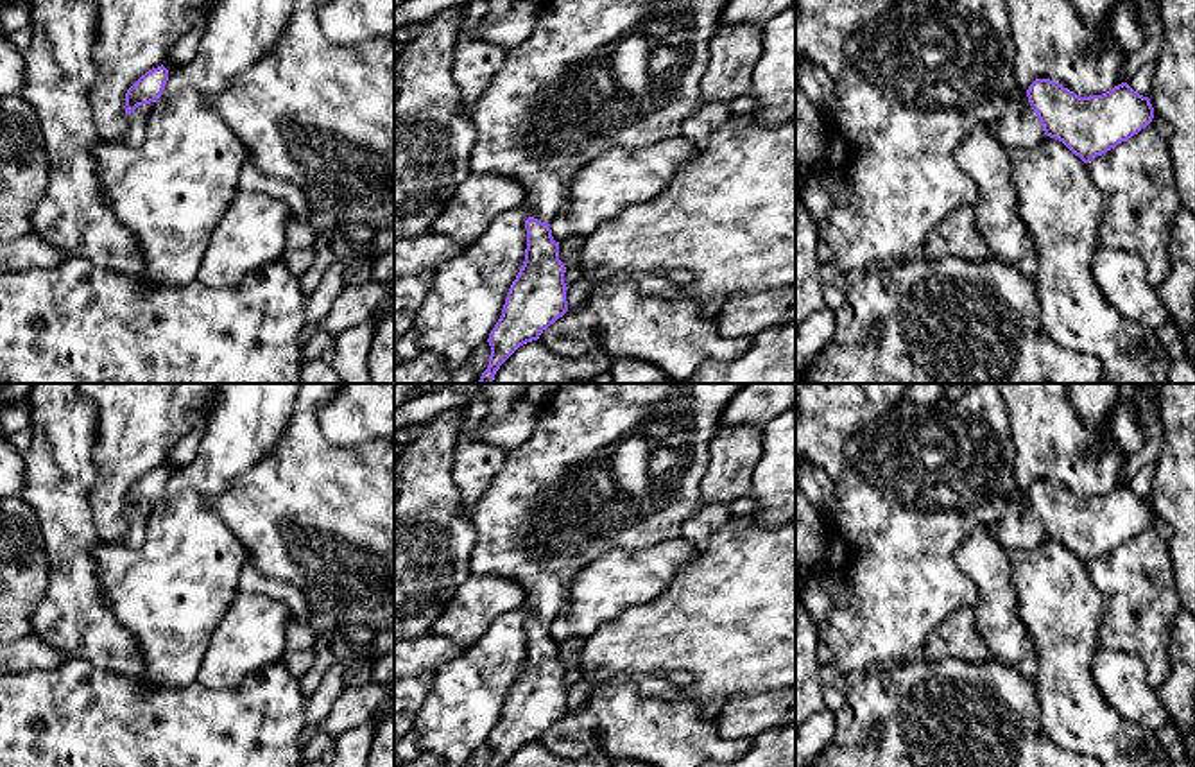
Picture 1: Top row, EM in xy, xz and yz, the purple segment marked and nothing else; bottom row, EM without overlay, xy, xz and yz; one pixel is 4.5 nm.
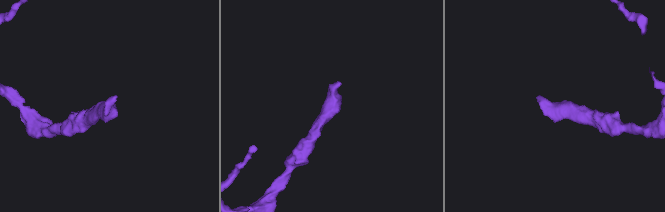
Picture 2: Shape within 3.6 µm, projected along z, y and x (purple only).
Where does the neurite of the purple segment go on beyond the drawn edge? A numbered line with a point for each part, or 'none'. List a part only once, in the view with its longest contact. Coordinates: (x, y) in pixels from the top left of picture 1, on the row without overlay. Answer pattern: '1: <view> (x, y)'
1: yz (919, 479)

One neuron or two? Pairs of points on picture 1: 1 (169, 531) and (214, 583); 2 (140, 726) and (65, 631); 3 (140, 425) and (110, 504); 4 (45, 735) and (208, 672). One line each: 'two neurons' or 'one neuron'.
1: one neuron
2: two neurons
3: one neuron
4: two neurons

